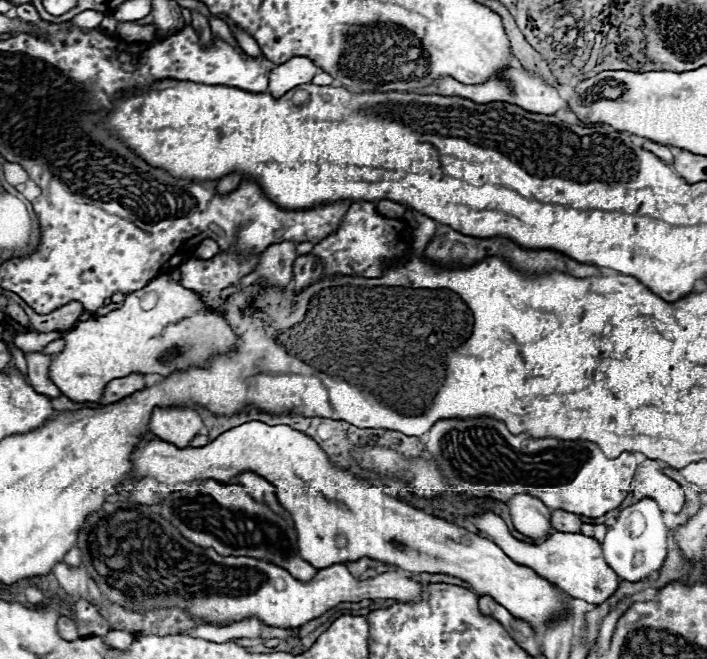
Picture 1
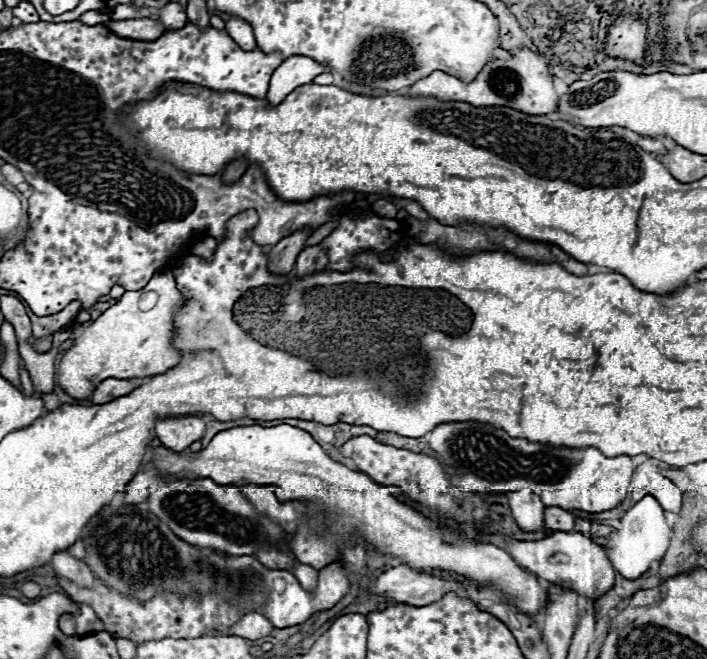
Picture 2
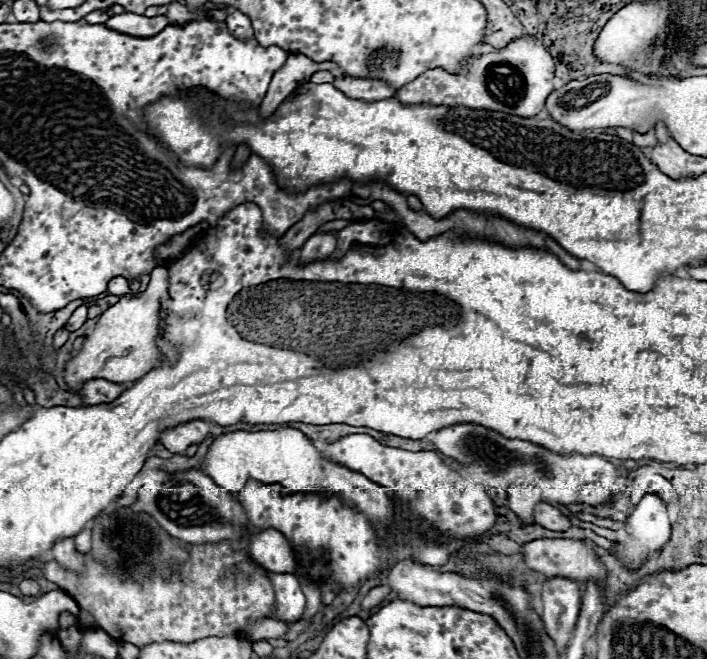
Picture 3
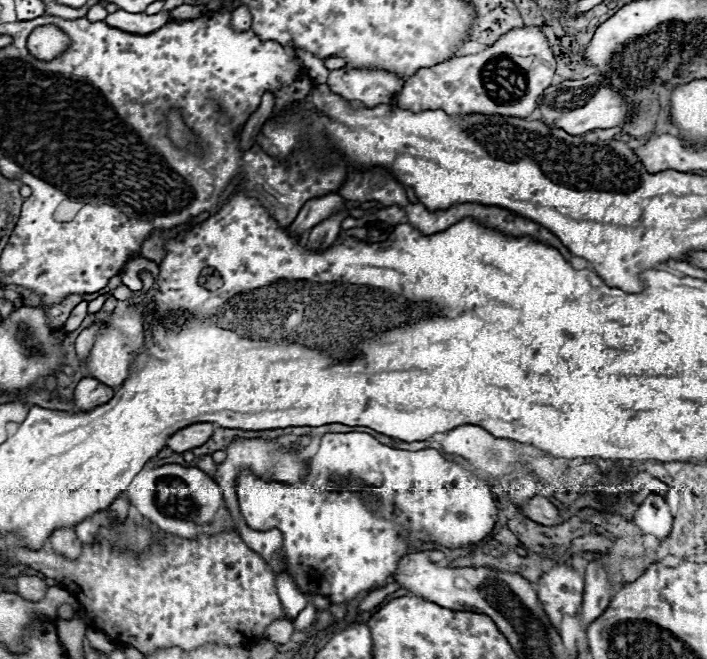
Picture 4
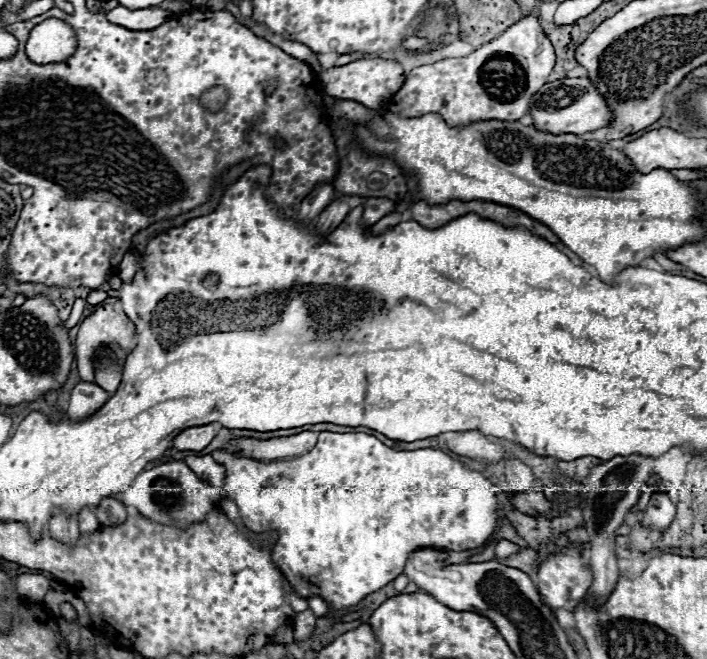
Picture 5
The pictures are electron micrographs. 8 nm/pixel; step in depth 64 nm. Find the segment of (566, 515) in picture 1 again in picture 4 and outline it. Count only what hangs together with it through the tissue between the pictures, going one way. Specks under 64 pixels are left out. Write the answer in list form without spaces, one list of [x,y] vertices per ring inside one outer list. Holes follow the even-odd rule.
[[[534,496],[534,498],[530,498],[530,502],[524,502],[520,510],[522,510],[524,516],[528,516],[530,520],[534,520],[534,522],[538,522],[538,524],[554,526],[554,524],[562,522],[562,520],[558,518],[556,506],[550,504],[548,498],[544,498],[544,496]]]

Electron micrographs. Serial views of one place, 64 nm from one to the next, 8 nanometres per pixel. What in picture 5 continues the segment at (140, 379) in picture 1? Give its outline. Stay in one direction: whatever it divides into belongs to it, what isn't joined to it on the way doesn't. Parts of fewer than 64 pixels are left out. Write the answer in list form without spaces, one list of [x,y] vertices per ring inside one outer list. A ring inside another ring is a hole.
[[[80,382],[72,390],[68,418],[72,422],[78,422],[78,418],[86,418],[86,414],[94,414],[94,410],[98,410],[98,406],[106,402],[106,398],[110,398],[110,394],[102,390],[96,382]]]

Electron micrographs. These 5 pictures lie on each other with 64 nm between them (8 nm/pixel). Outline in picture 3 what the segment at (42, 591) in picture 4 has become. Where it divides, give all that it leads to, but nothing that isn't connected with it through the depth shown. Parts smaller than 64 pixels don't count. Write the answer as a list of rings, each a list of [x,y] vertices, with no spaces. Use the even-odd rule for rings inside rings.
[[[22,580],[22,582],[20,582],[20,592],[22,592],[24,596],[34,596],[34,598],[38,598],[38,596],[40,596],[40,584],[38,584],[36,580]]]

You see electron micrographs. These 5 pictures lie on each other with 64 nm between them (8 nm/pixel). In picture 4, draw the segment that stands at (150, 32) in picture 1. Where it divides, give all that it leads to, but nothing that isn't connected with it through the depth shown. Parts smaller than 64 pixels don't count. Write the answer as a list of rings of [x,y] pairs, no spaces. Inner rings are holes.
[[[116,10],[104,18],[106,24],[132,32],[132,34],[150,34],[158,28],[162,28],[169,22],[170,12],[162,10],[158,14],[144,14],[144,12],[126,12],[126,10]]]

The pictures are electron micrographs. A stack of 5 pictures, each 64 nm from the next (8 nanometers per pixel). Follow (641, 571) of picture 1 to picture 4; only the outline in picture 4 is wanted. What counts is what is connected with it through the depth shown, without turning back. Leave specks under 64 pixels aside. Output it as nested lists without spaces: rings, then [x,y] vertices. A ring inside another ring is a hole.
[[[648,496],[646,502],[640,504],[632,522],[642,534],[652,534],[658,540],[664,540],[672,530],[672,512],[662,496]]]

